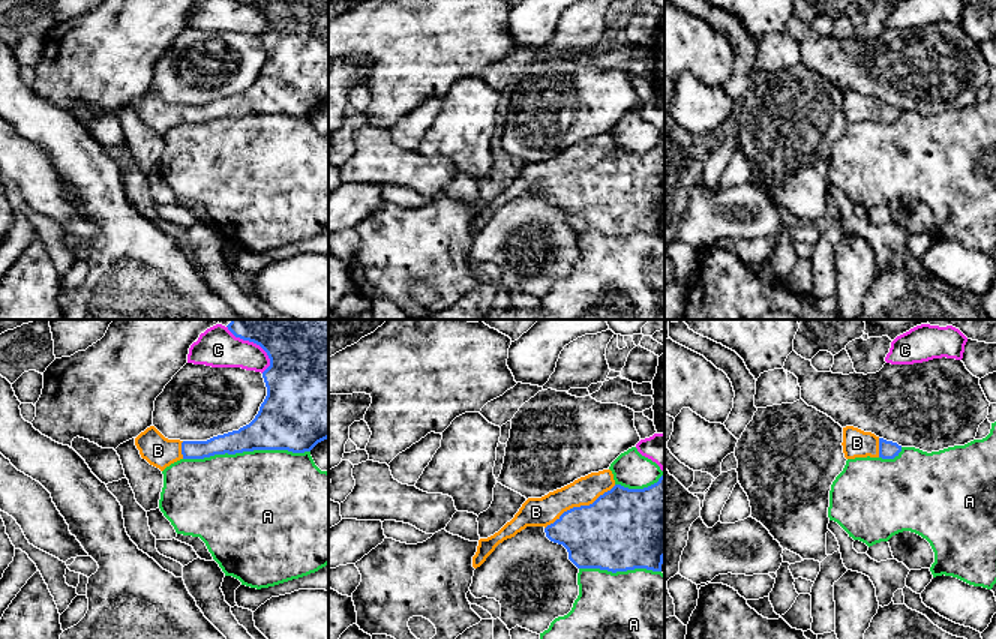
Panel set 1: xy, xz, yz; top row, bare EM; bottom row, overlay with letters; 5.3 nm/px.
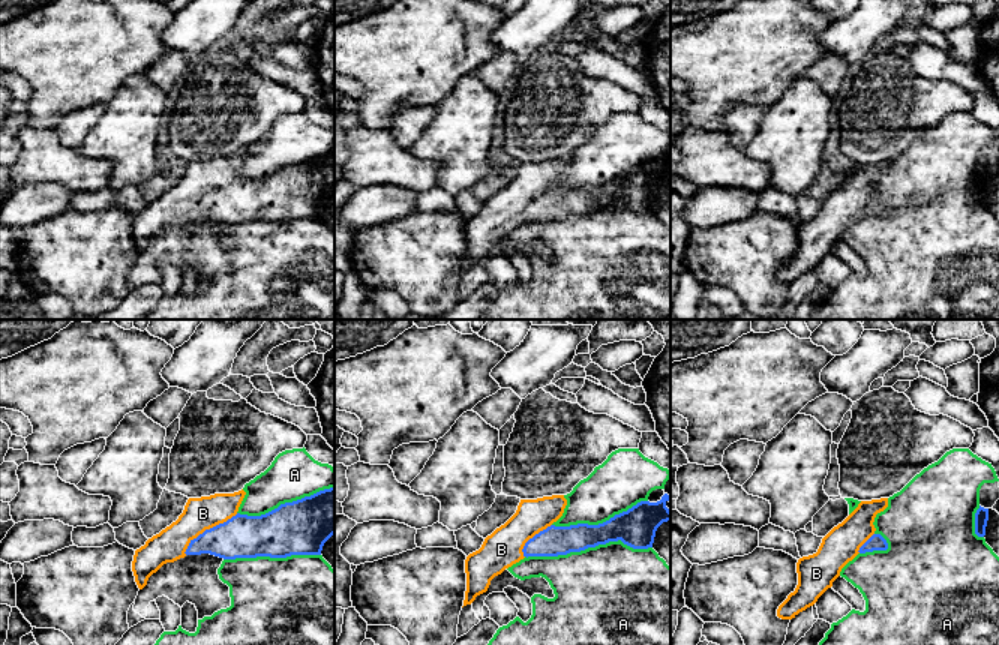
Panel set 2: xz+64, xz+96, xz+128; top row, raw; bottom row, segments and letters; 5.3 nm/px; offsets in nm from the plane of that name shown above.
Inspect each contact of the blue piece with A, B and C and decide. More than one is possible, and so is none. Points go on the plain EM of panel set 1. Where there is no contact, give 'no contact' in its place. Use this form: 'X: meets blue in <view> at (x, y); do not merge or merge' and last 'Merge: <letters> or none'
A: meets blue in xy at (246, 114); do not merge
B: meets blue in xz at (581, 170); merge
C: meets blue in xy at (257, 8); do not merge
Merge: B

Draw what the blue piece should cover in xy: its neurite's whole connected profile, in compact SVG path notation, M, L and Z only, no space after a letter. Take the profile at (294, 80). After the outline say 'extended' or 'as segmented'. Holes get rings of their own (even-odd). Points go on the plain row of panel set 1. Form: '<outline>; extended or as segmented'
M236 0L260 9L270 22L270 30L262 36L267 60L255 82L224 99L207 105L180 105L165 102L154 90L147 92L135 102L135 110L142 123L164 135L180 123L204 123L214 118L236 118L254 114L288 114L292 117L310 116L318 106L328 102L328 0Z; extended

